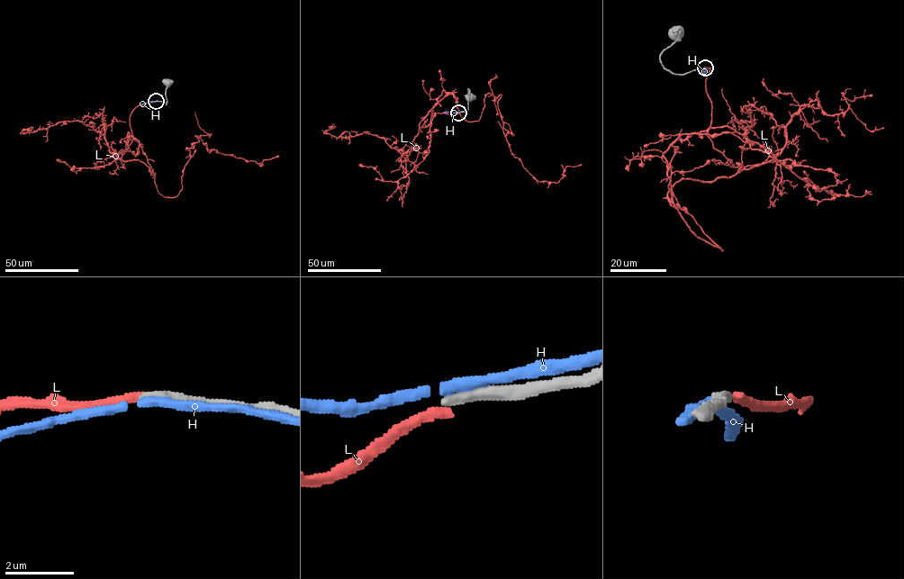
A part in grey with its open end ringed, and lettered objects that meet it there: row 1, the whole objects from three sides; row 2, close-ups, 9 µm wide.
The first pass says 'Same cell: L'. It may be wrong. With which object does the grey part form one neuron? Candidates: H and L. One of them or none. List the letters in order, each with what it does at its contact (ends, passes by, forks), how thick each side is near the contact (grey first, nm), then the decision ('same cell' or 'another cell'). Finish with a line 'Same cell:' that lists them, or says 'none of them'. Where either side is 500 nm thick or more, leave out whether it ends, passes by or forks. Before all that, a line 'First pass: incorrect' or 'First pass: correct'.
First pass: incorrect
H: it passes by | 320/280 nm | another cell
L: it ends | 320/280 nm | another cell
Same cell: none of them

